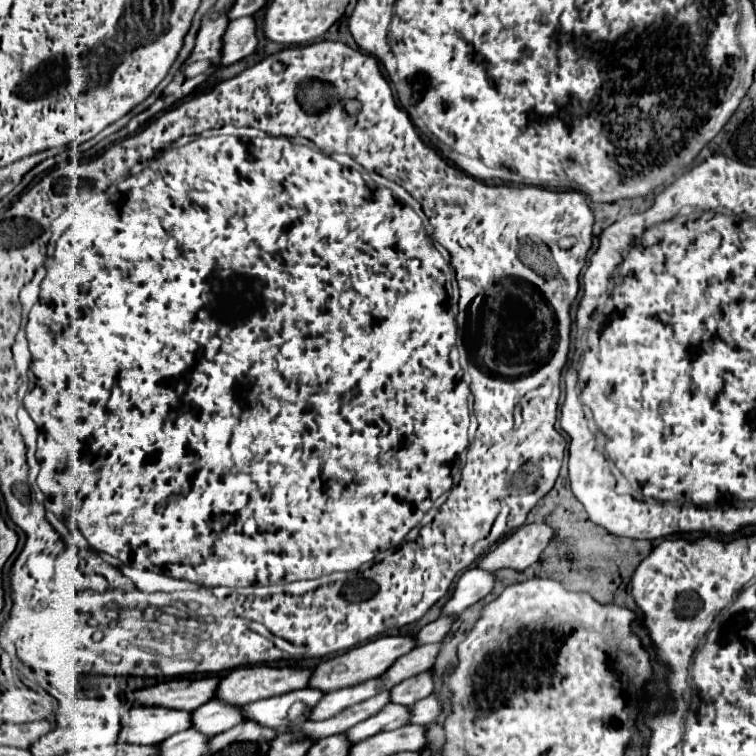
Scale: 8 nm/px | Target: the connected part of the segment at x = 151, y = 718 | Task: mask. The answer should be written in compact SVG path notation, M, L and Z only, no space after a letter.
M133 707L133 711L125 711L123 729L117 741L133 745L157 745L169 735L189 727L189 711L173 711L163 707Z

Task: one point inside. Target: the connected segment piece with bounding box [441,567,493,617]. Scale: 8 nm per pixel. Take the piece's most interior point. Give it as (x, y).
(474, 584)

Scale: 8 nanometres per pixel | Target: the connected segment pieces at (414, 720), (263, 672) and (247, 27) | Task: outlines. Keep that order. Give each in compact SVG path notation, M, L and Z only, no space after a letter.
M429 695L425 699L419 699L409 707L409 725L429 725L441 711L441 703L437 701L437 695Z
M259 665L259 667L239 667L239 669L229 671L225 677L221 677L221 681L217 685L215 699L223 701L227 705L233 705L233 707L241 707L245 703L269 699L269 697L275 697L275 695L285 695L289 691L307 687L309 675L311 675L311 669L297 669L297 667L281 667L281 669L265 667L265 665Z
M241 17L229 23L225 31L225 47L221 47L219 65L231 65L247 55L251 55L257 47L255 37L255 21L253 17Z

